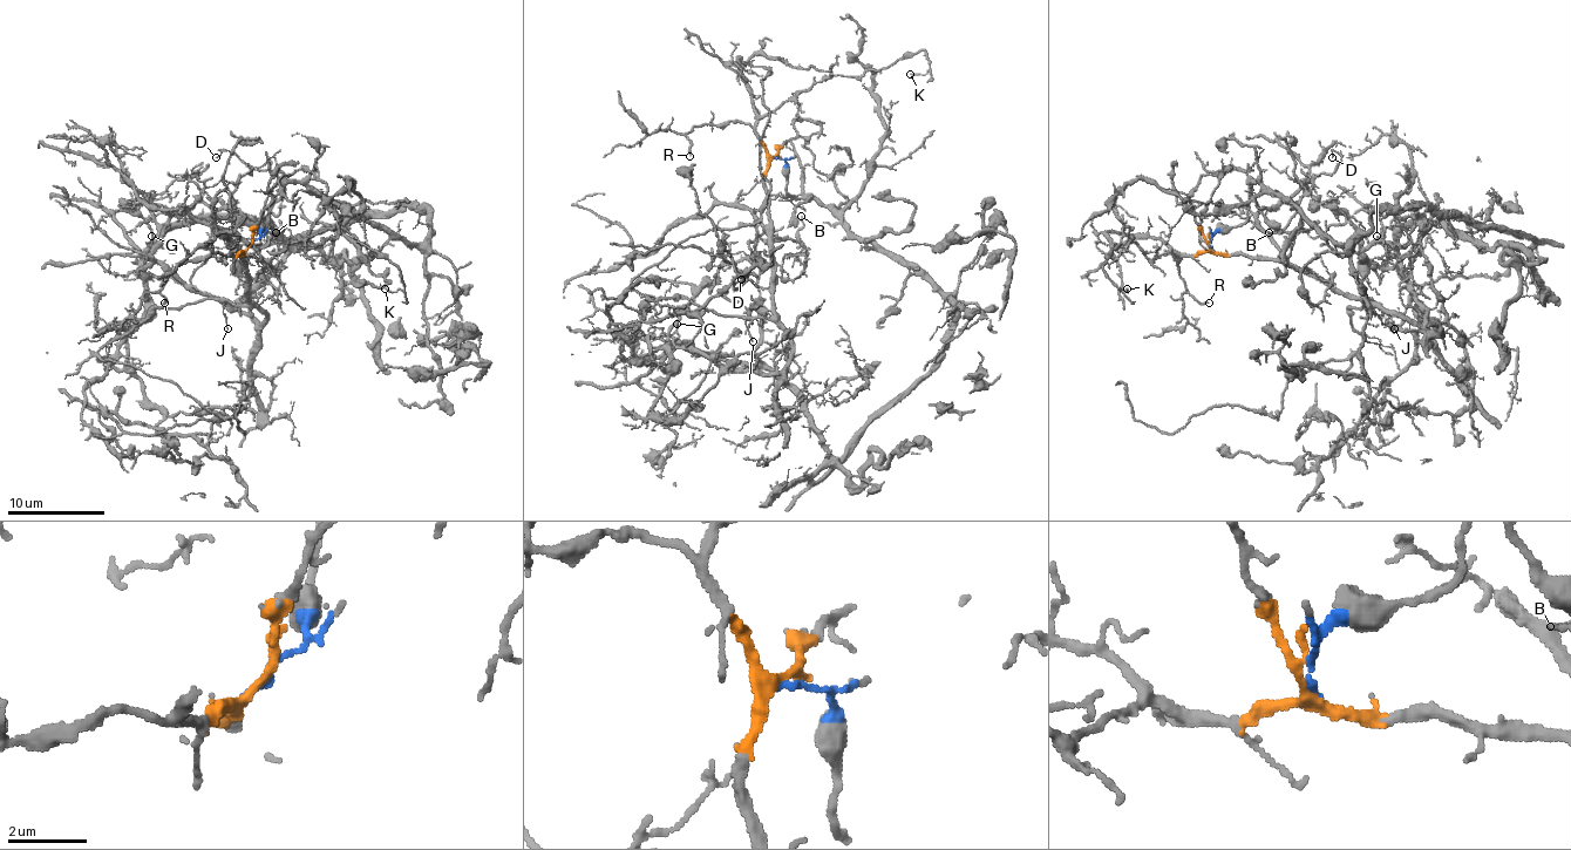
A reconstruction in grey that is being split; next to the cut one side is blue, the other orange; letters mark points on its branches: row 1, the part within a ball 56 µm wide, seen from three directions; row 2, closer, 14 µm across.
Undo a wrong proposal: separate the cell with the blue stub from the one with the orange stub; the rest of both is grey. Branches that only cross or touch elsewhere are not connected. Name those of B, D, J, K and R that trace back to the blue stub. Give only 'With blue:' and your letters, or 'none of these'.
With blue: none of these

